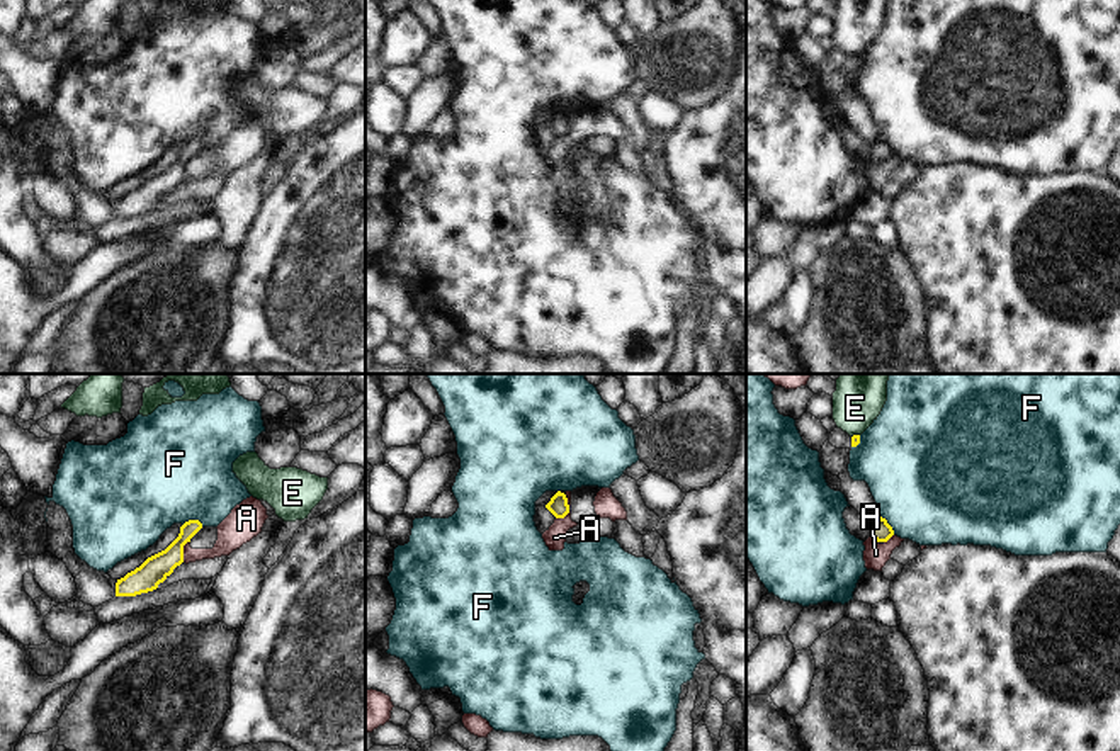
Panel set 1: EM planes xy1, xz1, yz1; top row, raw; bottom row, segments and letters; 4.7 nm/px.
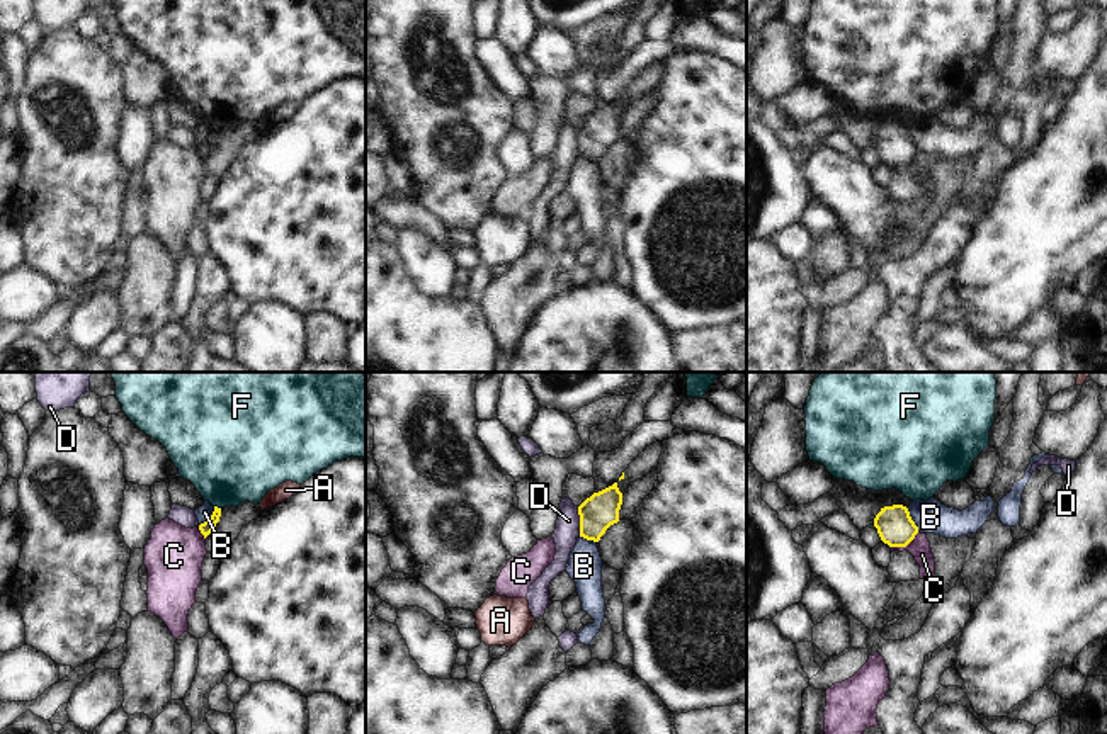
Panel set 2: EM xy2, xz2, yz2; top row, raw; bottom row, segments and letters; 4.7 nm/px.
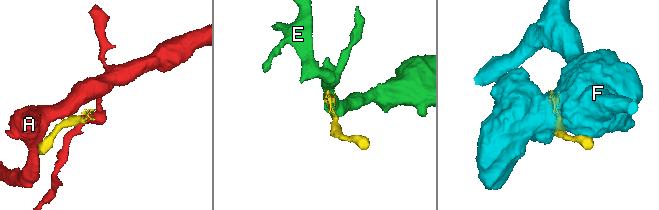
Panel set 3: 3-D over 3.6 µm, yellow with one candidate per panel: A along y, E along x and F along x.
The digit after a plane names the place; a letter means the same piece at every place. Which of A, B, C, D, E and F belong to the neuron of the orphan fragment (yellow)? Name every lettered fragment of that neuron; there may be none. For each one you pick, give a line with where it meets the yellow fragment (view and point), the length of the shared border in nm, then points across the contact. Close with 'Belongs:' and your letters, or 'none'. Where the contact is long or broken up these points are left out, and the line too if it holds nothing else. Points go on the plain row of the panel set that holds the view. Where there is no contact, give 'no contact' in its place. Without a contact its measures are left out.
E: yz1 (855, 55) | 40 nm
Belongs: E

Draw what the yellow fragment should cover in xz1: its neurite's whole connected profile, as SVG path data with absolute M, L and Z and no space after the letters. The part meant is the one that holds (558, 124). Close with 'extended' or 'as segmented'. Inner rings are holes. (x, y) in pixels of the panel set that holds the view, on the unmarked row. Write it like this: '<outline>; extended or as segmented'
M557 110L551 121L546 124L546 127L556 136L564 138L569 133L568 117L564 112Z; as segmented

